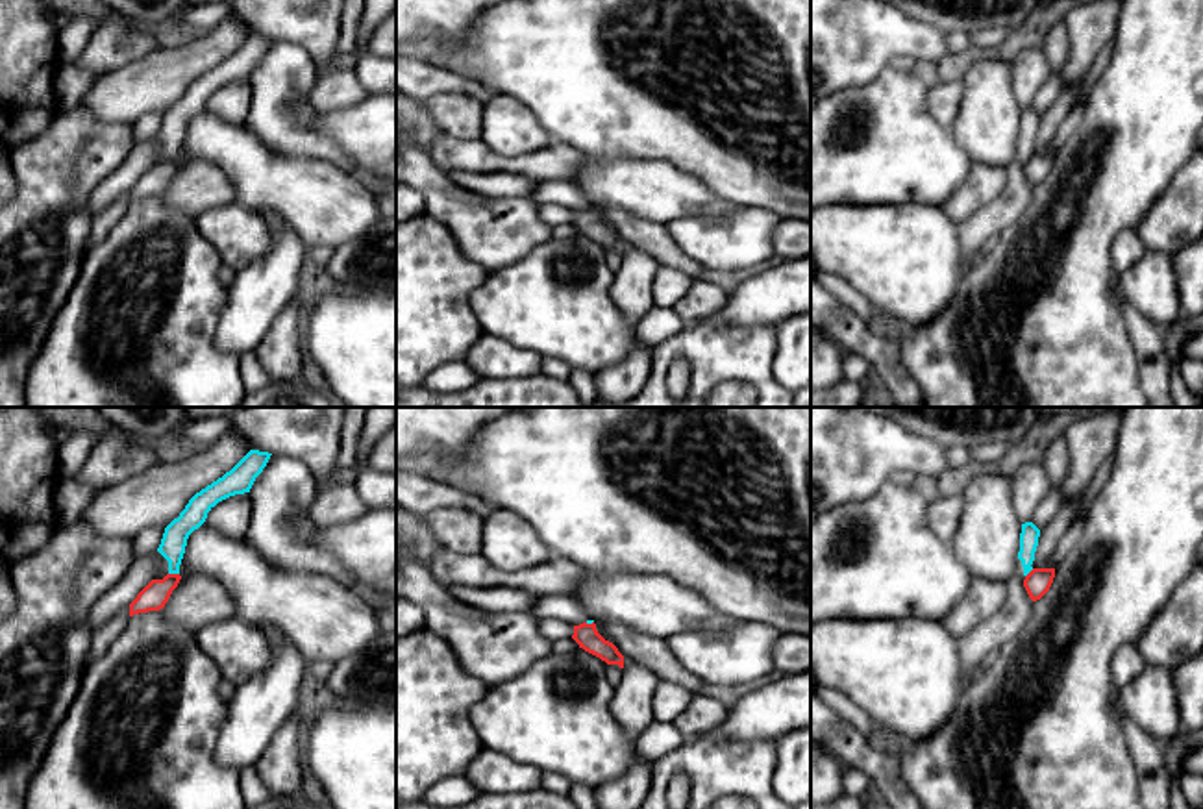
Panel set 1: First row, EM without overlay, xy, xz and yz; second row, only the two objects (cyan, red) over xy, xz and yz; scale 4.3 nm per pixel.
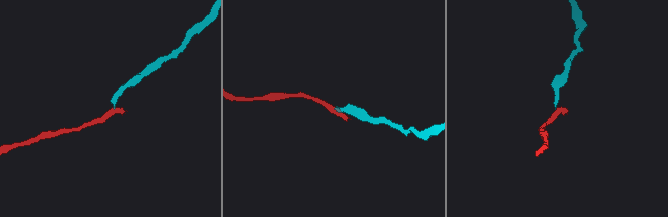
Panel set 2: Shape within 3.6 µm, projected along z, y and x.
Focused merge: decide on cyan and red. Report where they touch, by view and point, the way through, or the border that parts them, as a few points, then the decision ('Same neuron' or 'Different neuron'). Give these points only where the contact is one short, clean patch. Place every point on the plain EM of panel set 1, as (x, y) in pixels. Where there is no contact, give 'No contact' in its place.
Touches cyan at xy (174, 158). Boundary: xy (169, 158), (178, 160). Different neuron

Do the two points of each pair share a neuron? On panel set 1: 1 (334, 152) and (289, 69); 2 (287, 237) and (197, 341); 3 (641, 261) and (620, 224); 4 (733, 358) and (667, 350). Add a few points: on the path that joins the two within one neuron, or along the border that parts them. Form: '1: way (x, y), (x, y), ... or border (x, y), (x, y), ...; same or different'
1: way (310, 141), (293, 124), (289, 93); same
2: border (226, 287), (215, 345), (234, 354); different
3: border (630, 245), (644, 250), (659, 263); different
4: way (717, 352), (711, 348), (683, 348); same

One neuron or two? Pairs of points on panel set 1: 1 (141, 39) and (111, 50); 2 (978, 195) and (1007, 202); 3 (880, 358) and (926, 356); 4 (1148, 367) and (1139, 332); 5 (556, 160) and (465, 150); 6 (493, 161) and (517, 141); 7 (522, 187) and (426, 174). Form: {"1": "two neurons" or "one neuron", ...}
{"1": "one neuron", "2": "two neurons", "3": "two neurons", "4": "one neuron", "5": "one neuron", "6": "two neurons", "7": "two neurons"}

